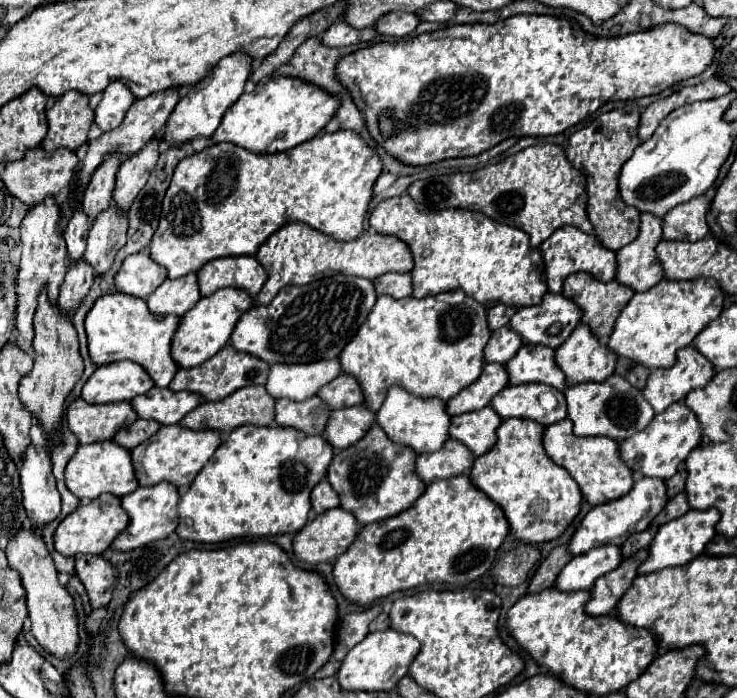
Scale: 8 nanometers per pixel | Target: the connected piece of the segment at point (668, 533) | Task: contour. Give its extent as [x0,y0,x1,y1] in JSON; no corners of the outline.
[639,508,721,574]

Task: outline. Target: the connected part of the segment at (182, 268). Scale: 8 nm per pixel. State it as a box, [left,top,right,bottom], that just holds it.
[149,130,381,278]

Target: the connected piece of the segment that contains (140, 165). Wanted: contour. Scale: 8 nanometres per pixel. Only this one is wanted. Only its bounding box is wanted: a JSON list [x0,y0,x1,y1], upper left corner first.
[113,138,159,214]

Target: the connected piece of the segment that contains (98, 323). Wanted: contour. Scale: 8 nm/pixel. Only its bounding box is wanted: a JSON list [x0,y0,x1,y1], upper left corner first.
[85,294,181,388]

